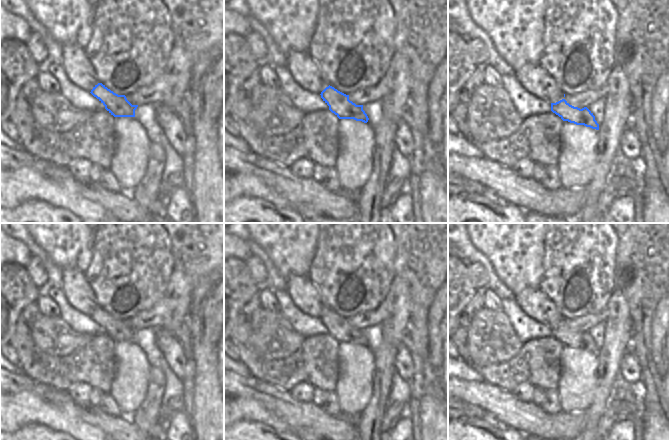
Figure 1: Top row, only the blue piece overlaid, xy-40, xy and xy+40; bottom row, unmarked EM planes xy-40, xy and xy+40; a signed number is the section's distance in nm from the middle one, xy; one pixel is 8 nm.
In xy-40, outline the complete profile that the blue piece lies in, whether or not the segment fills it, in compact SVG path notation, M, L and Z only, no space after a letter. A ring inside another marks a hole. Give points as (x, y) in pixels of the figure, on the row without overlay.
M98 307L90 316L114 341L135 341L138 329L132 329L125 319L118 319L102 307Z

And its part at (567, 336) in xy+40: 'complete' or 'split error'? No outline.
complete

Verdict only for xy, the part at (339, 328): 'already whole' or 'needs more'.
already whole

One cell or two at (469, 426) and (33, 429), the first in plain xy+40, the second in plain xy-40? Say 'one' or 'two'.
one

